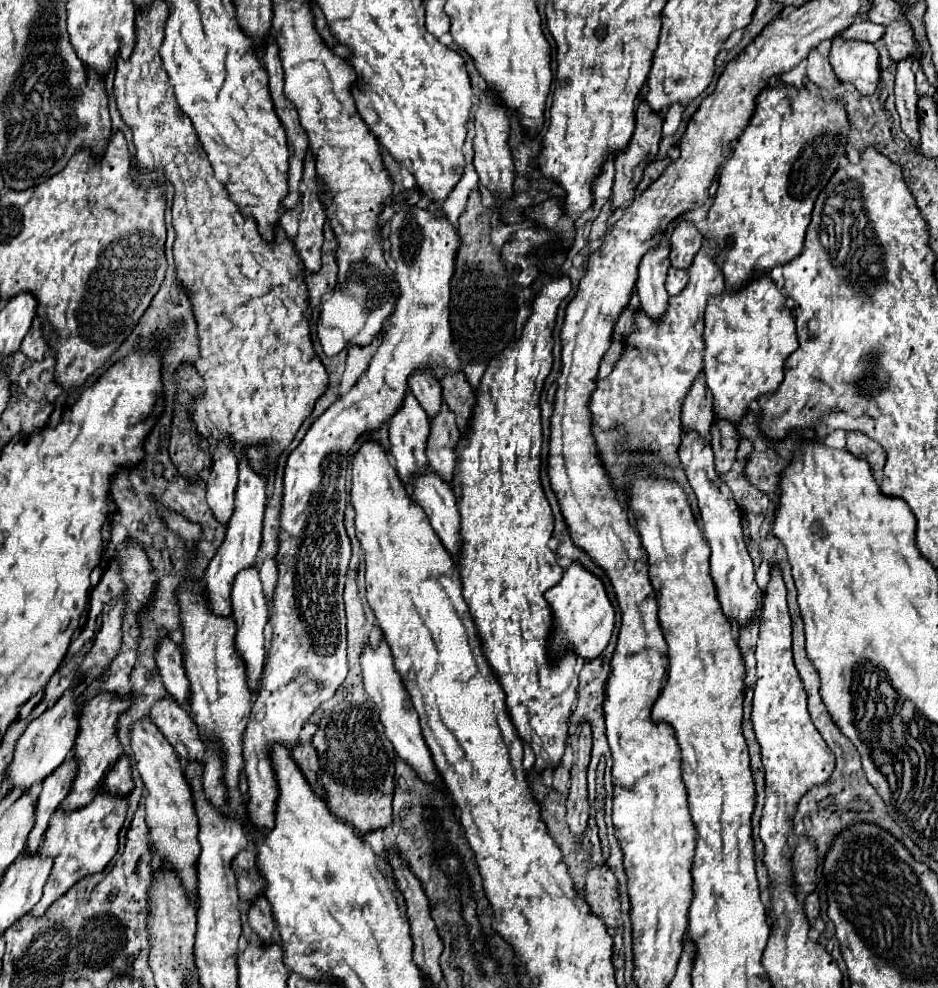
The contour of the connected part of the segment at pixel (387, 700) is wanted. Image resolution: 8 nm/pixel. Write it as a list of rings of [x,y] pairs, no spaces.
[[[383,635],[377,641],[375,647],[371,647],[369,641],[363,645],[361,675],[363,675],[365,691],[371,697],[371,701],[375,703],[375,707],[379,711],[379,717],[381,717],[381,723],[385,727],[385,735],[393,743],[397,755],[403,757],[403,761],[407,761],[419,773],[419,777],[423,777],[423,781],[435,781],[437,779],[437,769],[435,769],[431,753],[429,753],[429,749],[427,749],[427,745],[423,741],[417,711],[415,711],[415,707],[411,703],[411,697],[409,697],[409,693],[407,693],[407,689],[403,685],[401,675],[397,673],[397,669],[393,665],[393,653],[391,653],[391,647],[387,645]]]

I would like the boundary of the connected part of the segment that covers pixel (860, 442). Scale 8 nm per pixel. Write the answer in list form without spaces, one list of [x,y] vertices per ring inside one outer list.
[[[849,431],[847,433],[847,449],[851,453],[855,453],[857,457],[867,459],[871,463],[873,471],[881,471],[885,467],[885,461],[887,461],[885,449],[861,431]]]

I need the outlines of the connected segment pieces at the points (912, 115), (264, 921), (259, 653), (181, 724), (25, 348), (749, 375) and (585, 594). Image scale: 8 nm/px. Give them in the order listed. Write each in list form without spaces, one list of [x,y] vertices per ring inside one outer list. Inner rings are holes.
[[[903,59],[897,63],[897,79],[895,79],[895,103],[901,115],[901,129],[919,145],[919,117],[917,117],[917,89],[915,89],[915,73],[913,59]]]
[[[263,895],[255,897],[251,903],[249,903],[249,909],[247,909],[247,921],[251,925],[251,929],[257,933],[257,937],[263,941],[263,943],[271,943],[275,941],[275,921],[271,917],[271,905],[267,905],[267,899]]]
[[[255,565],[239,571],[239,575],[235,577],[233,583],[233,615],[237,621],[237,637],[235,637],[235,647],[239,649],[245,665],[247,665],[247,677],[249,677],[249,685],[251,691],[257,691],[259,685],[259,675],[263,671],[263,659],[265,659],[265,639],[263,639],[263,629],[267,625],[267,617],[269,617],[269,603],[267,597],[263,593],[263,583],[261,583],[261,575],[259,569]]]
[[[171,695],[155,701],[149,717],[161,729],[171,747],[179,753],[179,757],[195,757],[197,761],[205,759],[205,745],[199,741],[191,715]]]
[[[35,317],[35,321],[33,321],[33,325],[31,325],[31,329],[29,329],[29,333],[27,333],[25,339],[23,339],[21,353],[23,353],[25,357],[33,359],[33,361],[43,361],[47,349],[49,349],[49,345],[47,345],[43,333],[41,333],[41,323],[39,323],[39,319]]]
[[[759,277],[755,285],[747,285],[739,297],[723,293],[723,297],[711,297],[705,311],[705,355],[703,373],[695,379],[687,401],[683,403],[681,423],[683,429],[695,431],[707,439],[713,427],[715,415],[729,423],[739,423],[753,401],[761,395],[775,391],[783,381],[783,363],[797,349],[795,317],[783,307],[785,297],[779,293],[771,277]],[[707,387],[711,393],[707,393]]]
[[[575,561],[563,575],[563,579],[545,593],[555,617],[555,629],[551,639],[551,655],[559,655],[563,647],[573,647],[575,653],[583,659],[595,659],[607,647],[613,625],[615,625],[615,611],[607,597],[605,585],[599,577],[587,571],[579,561]]]

